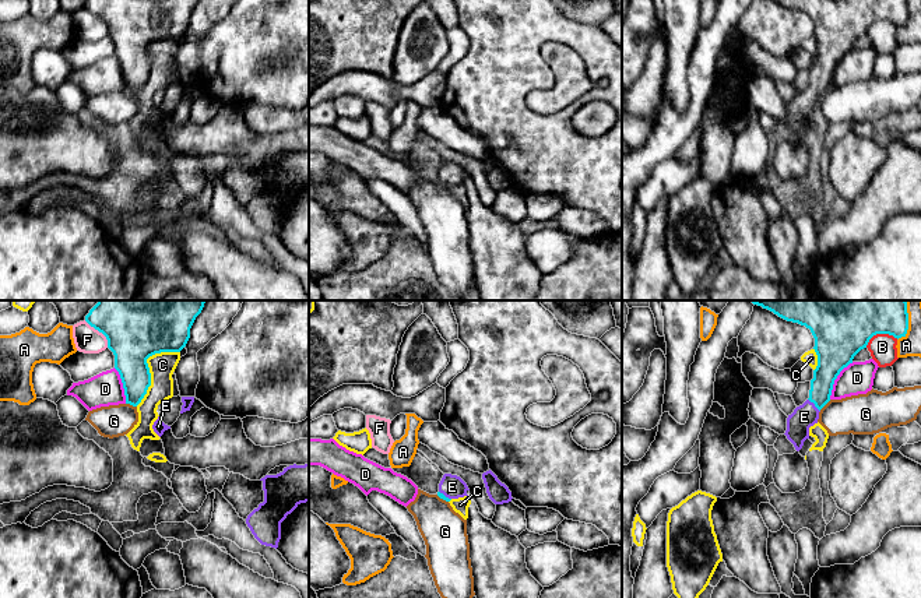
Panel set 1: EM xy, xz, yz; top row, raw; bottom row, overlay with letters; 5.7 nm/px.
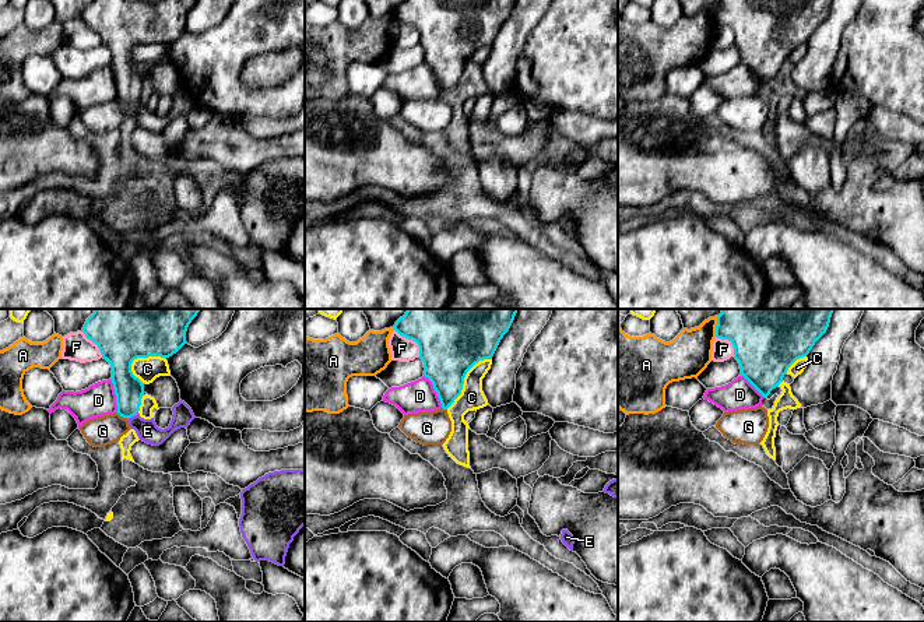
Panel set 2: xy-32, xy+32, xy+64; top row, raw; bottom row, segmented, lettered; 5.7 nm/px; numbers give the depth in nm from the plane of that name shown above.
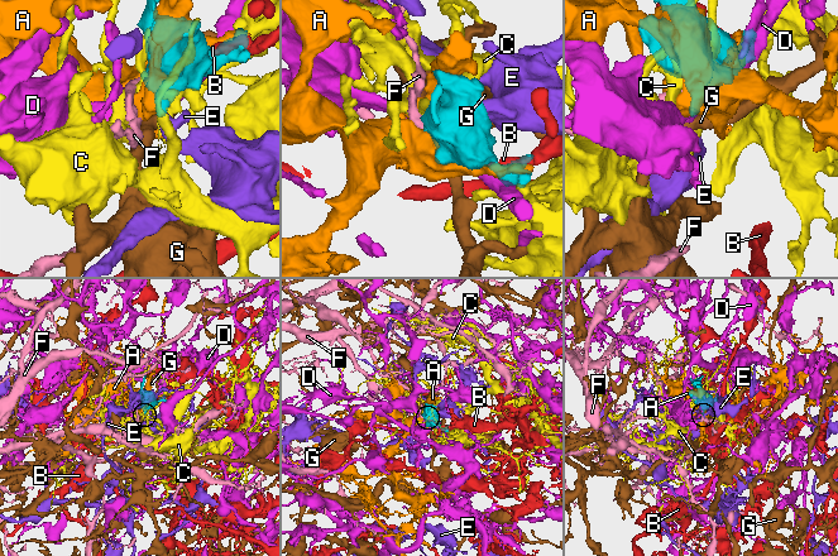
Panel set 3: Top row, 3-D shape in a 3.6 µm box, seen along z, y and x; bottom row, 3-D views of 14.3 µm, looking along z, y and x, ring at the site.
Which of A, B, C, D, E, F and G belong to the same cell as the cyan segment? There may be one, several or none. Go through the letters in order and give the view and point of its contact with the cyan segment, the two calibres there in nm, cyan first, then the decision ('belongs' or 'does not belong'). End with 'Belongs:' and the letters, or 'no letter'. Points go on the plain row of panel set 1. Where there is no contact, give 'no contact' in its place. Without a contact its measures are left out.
A: contact yz (907, 14); calibres 160 and 130 nm; does not belong
B: contact yz (879, 20); calibres 280 and 160 nm; does not belong
C: contact xy (147, 53); calibres 280 and 150 nm; does not belong
D: contact yz (836, 64); calibres 280 and 180 nm; does not belong
E: contact yz (815, 92); calibres 140 and 140 nm; belongs
F: contact xy (99, 18); calibres 280 and 150 nm; does not belong
G: contact xy (132, 91); calibres 190 and 190 nm; does not belong
Belongs: E

